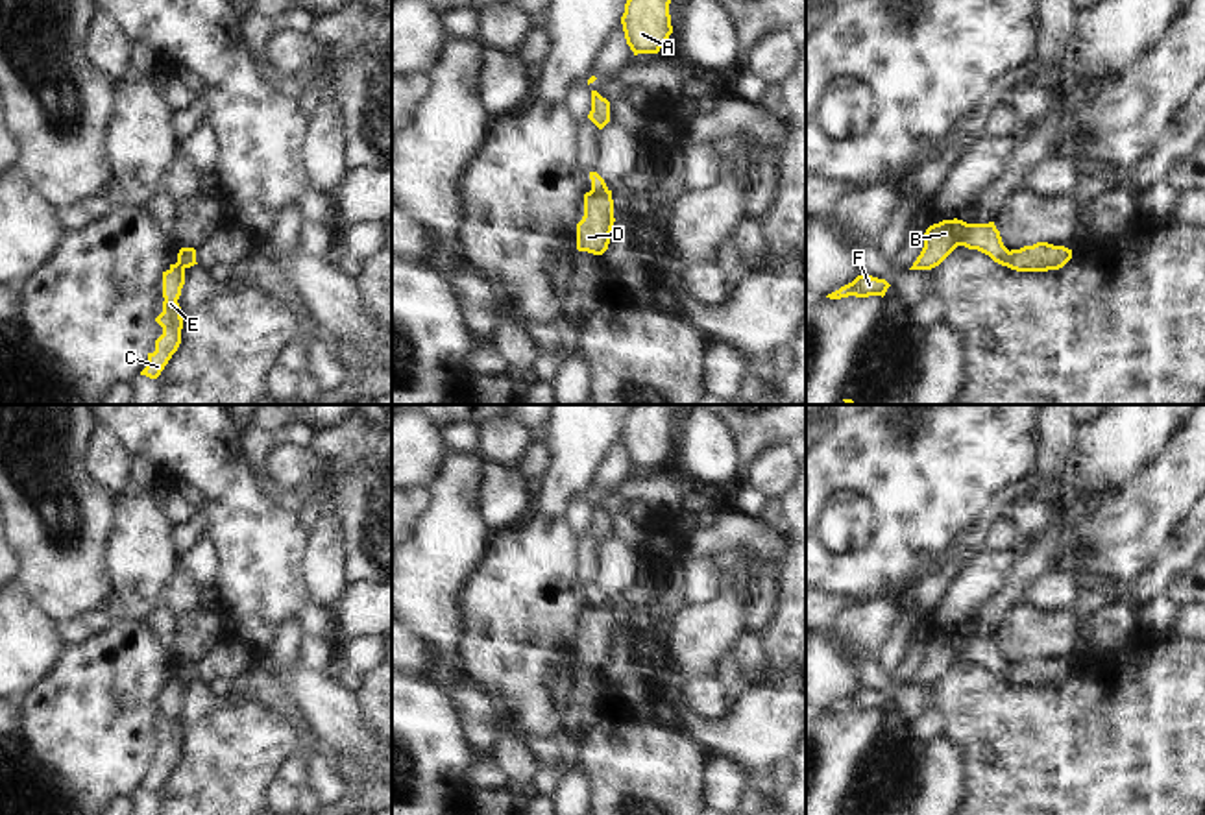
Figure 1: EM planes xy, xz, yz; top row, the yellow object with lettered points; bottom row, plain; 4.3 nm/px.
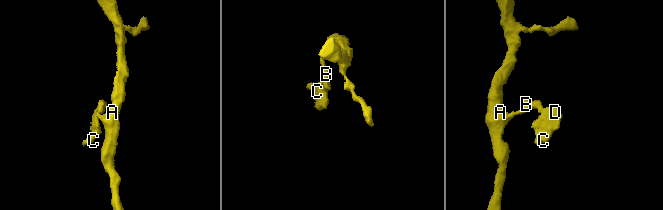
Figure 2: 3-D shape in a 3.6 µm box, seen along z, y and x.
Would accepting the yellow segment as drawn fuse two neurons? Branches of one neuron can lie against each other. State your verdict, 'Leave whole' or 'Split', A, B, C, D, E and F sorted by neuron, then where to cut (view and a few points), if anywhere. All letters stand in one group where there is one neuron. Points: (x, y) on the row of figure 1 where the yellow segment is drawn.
Split. Groups: A B F / C D E. Split along xz (607, 189), (601, 193), (590, 191)

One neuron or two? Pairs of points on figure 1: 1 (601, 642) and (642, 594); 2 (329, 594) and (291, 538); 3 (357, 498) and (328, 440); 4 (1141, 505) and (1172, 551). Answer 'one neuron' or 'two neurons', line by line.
1: one neuron
2: two neurons
3: two neurons
4: two neurons

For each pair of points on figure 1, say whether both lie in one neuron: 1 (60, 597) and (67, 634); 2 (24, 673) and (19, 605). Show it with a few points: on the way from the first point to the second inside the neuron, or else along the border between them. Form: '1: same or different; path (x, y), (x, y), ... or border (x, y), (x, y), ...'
1: different; border (97, 608), (54, 621)
2: same; path (19, 656), (19, 621)

